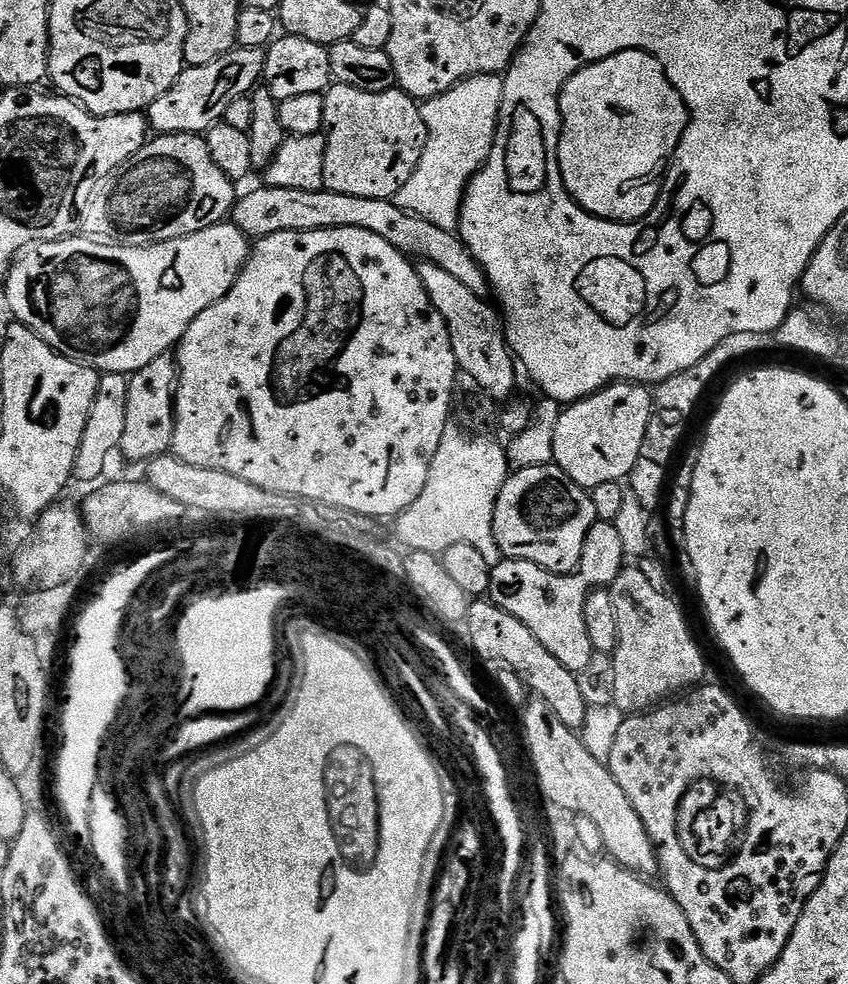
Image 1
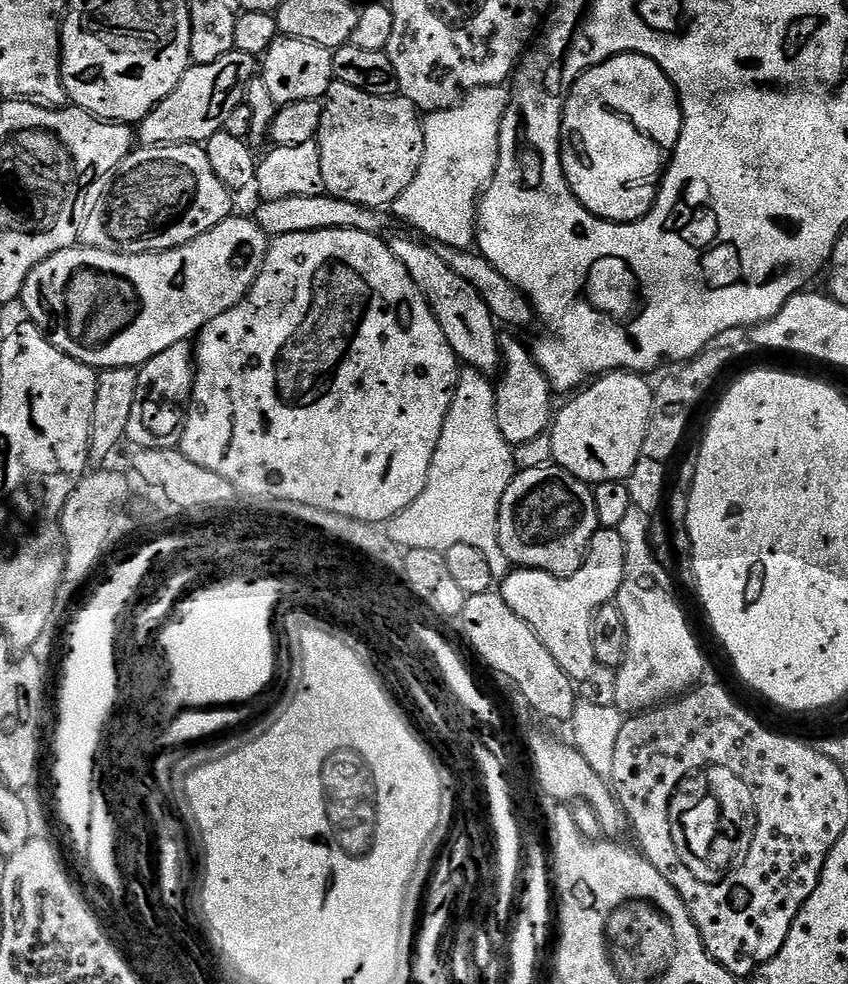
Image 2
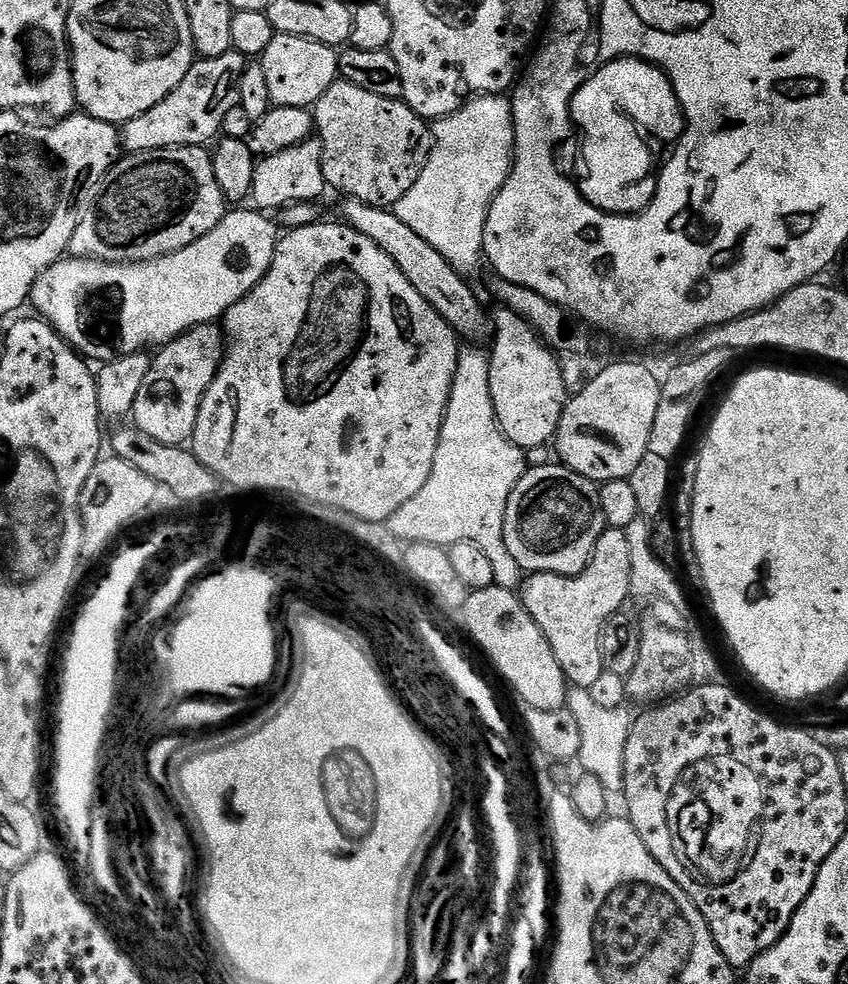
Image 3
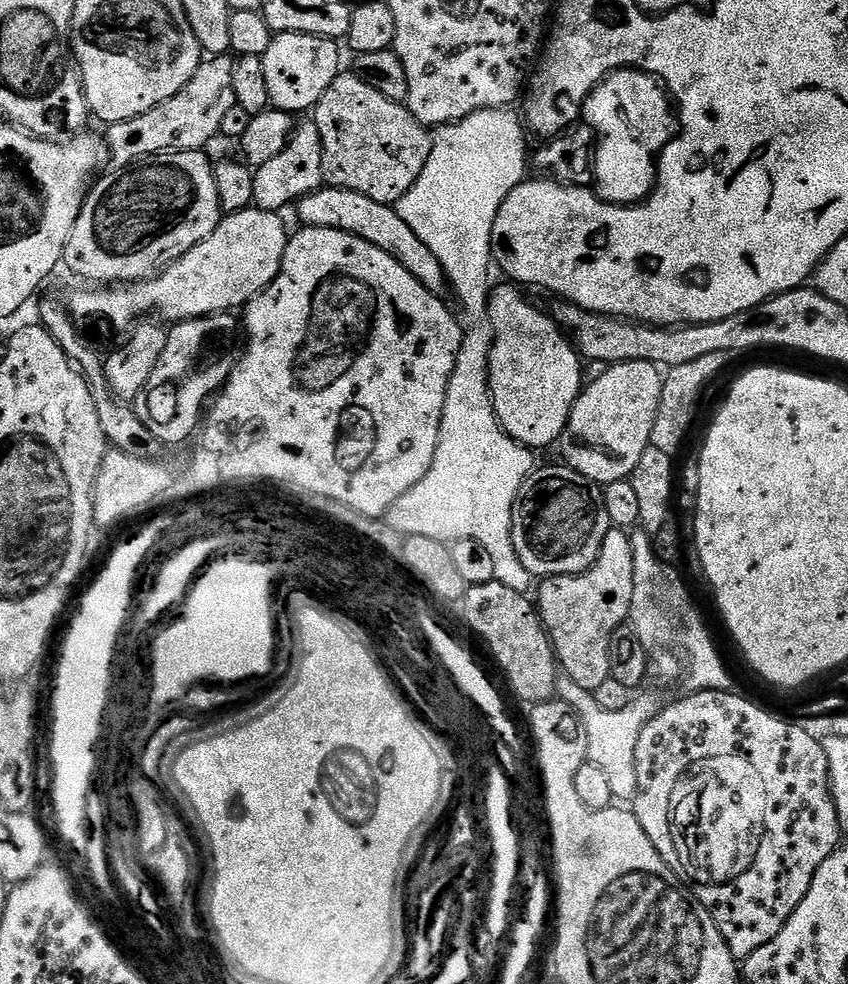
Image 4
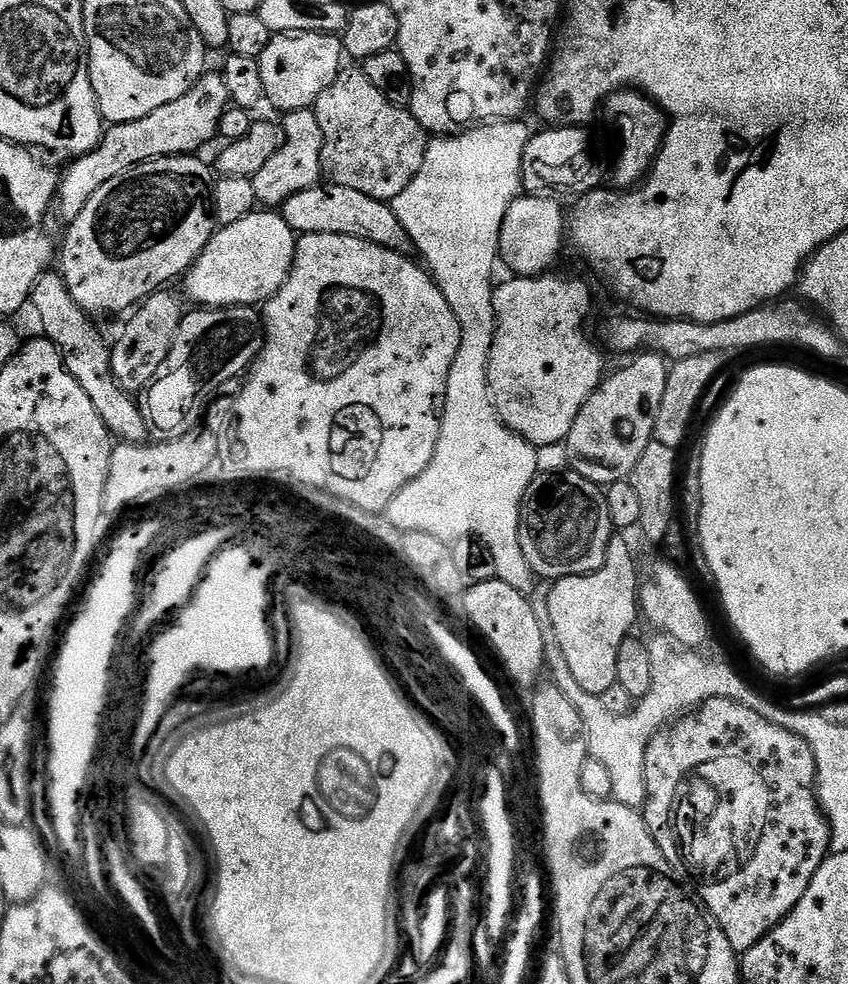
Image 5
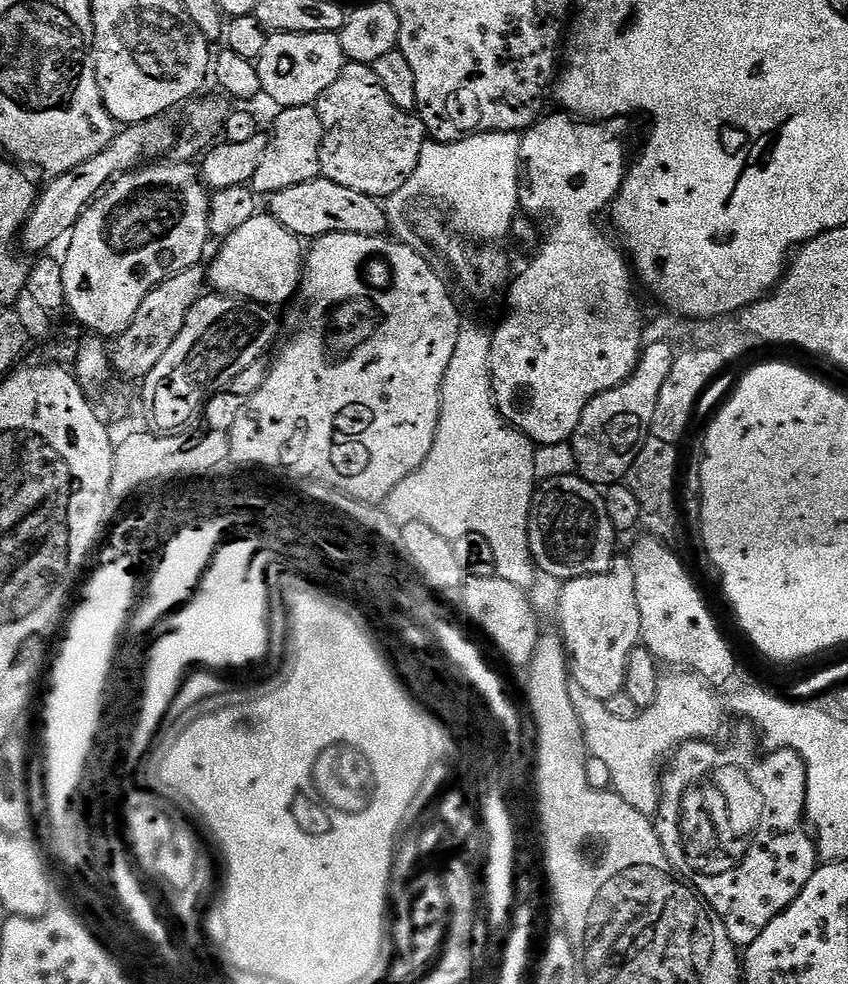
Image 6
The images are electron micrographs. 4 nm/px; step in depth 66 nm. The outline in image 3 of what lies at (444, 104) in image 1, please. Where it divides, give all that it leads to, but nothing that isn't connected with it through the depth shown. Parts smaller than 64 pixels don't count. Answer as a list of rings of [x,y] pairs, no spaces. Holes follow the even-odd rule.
[[[507,95],[477,96],[454,114],[431,125],[432,149],[422,174],[395,204],[394,211],[414,234],[430,242],[454,270],[469,274],[484,256],[486,218],[494,198],[512,173],[514,122]]]

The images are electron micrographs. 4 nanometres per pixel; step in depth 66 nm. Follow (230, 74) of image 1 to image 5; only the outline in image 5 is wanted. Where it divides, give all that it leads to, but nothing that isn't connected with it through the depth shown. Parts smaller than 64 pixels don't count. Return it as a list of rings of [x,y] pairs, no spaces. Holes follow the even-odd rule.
[[[205,71],[200,80],[182,98],[174,98],[174,102],[166,102],[166,106],[158,106],[158,110],[150,110],[146,118],[138,118],[134,122],[113,124],[104,133],[104,139],[92,152],[75,157],[72,164],[59,177],[54,201],[54,212],[64,219],[65,225],[74,222],[78,214],[82,214],[86,202],[94,198],[94,193],[101,186],[106,186],[110,178],[118,178],[126,170],[136,164],[144,164],[148,160],[157,160],[163,156],[186,156],[199,153],[200,147],[211,136],[220,131],[222,114],[230,106],[226,82],[219,71]]]

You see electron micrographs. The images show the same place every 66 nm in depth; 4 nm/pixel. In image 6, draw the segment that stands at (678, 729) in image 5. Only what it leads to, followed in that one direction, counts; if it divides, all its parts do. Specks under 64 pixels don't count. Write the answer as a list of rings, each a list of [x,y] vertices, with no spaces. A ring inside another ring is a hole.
[[[751,727],[738,729],[725,748],[716,743],[720,742],[687,740],[671,753],[662,772],[660,809],[654,823],[666,858],[722,918],[726,934],[737,949],[743,950],[802,894],[802,886],[816,873],[816,841],[806,823],[808,775],[803,758],[794,750],[761,751]]]

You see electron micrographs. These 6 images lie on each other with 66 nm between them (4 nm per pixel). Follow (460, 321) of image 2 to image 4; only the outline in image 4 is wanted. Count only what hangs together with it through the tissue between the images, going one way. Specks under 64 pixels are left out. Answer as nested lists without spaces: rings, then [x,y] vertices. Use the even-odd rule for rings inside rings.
[[[321,186],[316,192],[296,201],[294,211],[301,225],[349,232],[378,246],[378,250],[386,250],[386,254],[390,254],[394,262],[406,266],[406,270],[410,270],[410,274],[414,274],[414,278],[418,278],[426,290],[440,294],[443,288],[449,287],[448,275],[442,270],[442,262],[438,262],[430,246],[426,246],[426,242],[422,242],[422,238],[418,238],[418,234],[406,226],[406,222],[402,222],[393,205],[374,202],[374,198],[366,198],[366,194],[358,194],[354,190]]]

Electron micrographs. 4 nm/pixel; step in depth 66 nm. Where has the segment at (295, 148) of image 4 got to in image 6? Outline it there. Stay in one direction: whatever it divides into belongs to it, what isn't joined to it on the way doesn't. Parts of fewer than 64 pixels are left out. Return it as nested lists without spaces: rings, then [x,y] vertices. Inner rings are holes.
[[[307,104],[281,108],[275,114],[276,121],[273,122],[272,132],[268,136],[266,154],[262,154],[262,162],[258,162],[258,170],[254,170],[250,185],[253,192],[264,198],[272,197],[278,190],[290,190],[290,186],[302,186],[302,182],[310,182],[320,176],[324,127],[315,107]]]

